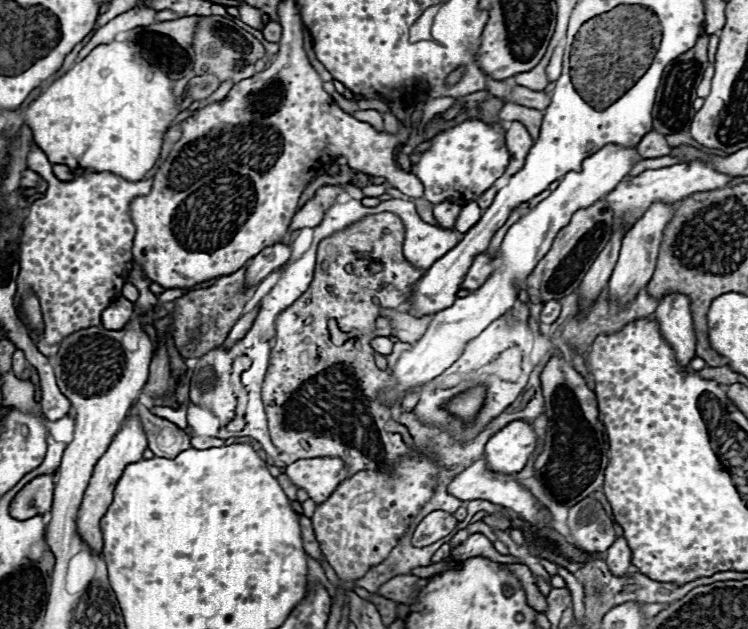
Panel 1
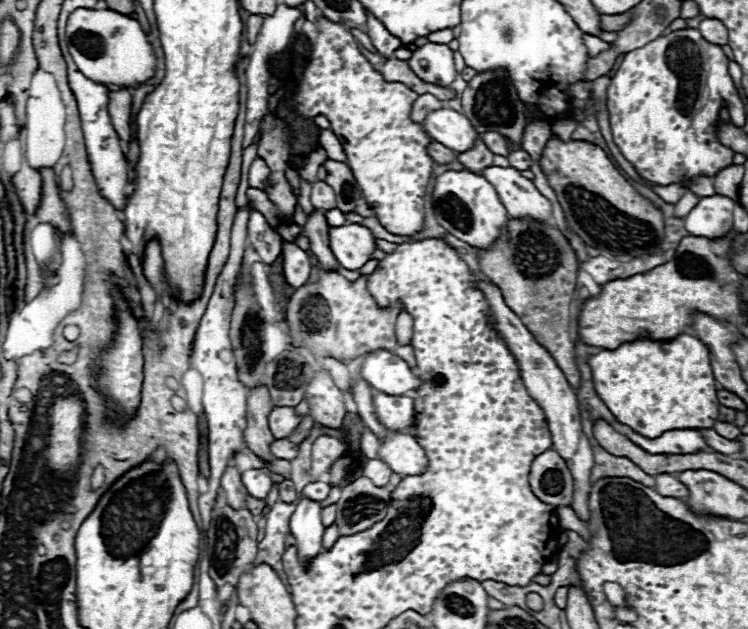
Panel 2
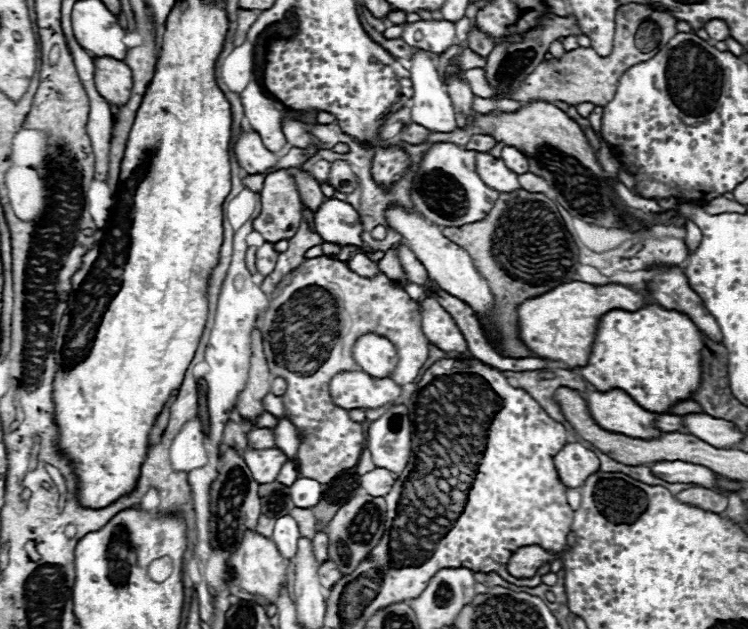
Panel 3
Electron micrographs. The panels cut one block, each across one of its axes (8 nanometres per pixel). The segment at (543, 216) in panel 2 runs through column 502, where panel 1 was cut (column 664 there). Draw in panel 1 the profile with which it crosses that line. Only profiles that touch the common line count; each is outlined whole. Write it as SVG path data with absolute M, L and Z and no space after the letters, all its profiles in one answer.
M692 162L692 164L674 164L668 168L658 168L658 170L644 170L638 176L626 176L608 196L606 202L610 206L610 210L614 212L614 224L622 224L626 226L626 230L630 230L634 226L634 222L638 218L642 218L642 214L654 204L654 202L662 202L662 204L676 204L682 198L694 194L694 192L706 192L706 190L716 190L722 188L730 182L732 178L726 174L720 174L716 170L712 170L708 164L700 164L700 162Z

